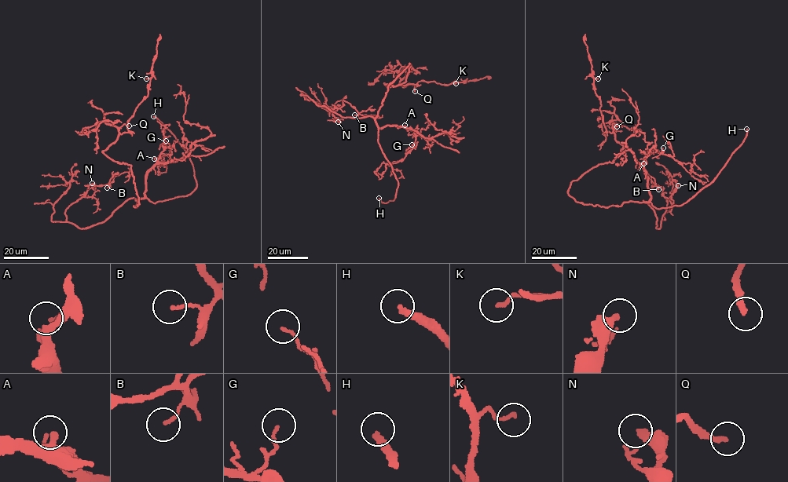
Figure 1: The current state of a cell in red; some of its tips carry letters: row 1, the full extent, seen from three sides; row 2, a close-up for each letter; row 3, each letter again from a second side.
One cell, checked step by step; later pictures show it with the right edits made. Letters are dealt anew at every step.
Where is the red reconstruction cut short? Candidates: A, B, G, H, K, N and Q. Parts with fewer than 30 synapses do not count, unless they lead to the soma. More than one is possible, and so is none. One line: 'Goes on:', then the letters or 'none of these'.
Goes on: A, H, Q

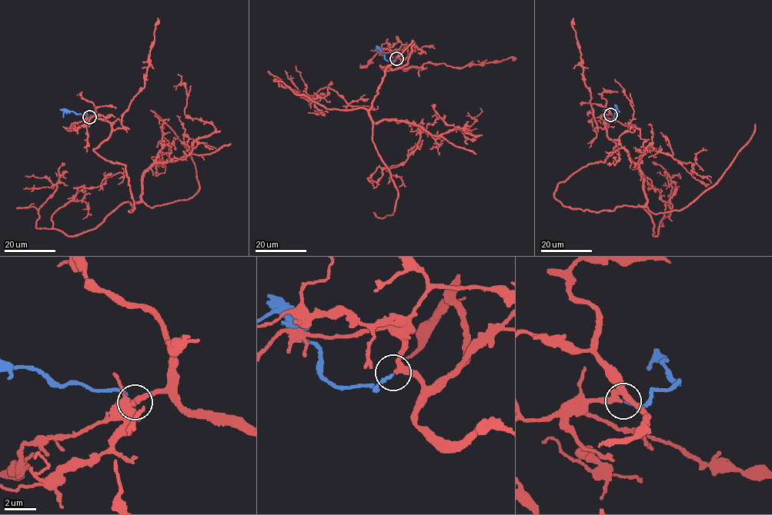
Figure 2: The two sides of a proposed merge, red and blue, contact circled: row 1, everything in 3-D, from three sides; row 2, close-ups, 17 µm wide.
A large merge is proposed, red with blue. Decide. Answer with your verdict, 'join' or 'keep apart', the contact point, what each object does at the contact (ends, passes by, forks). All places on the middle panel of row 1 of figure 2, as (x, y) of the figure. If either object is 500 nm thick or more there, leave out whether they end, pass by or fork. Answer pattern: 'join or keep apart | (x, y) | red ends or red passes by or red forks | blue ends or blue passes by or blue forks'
join | (396, 58) | red passes by | blue ends

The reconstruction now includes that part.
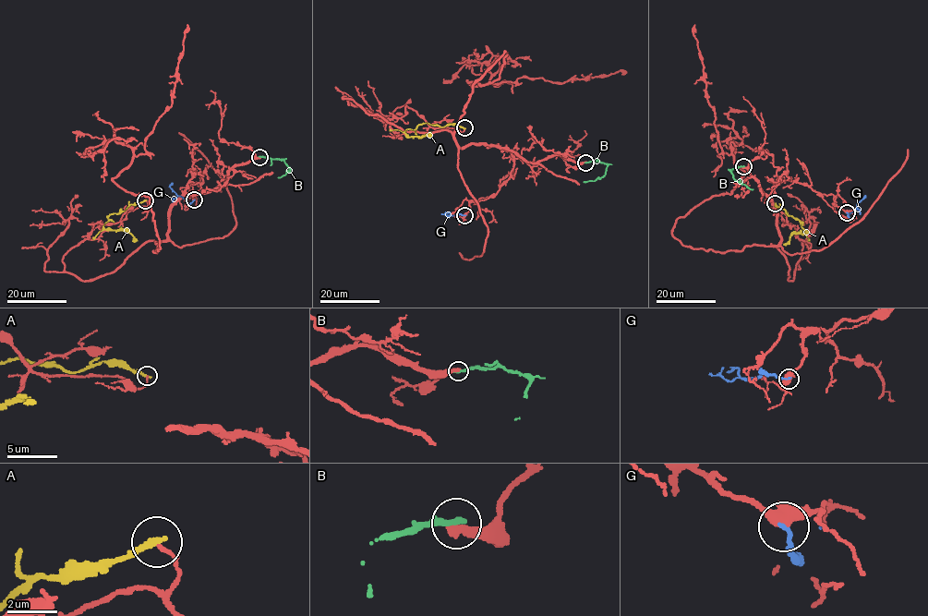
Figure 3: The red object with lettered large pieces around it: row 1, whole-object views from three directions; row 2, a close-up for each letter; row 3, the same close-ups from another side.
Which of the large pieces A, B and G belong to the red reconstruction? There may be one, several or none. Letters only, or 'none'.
none

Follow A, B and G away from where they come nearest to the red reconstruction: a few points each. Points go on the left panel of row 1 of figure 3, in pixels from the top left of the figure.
A: (145, 200), (130, 204), (117, 213), (111, 213), (103, 226), (111, 230), (126, 229), (134, 241)
B: (259, 157), (284, 162), (289, 171), (278, 177)
G: (194, 199), (187, 203), (173, 191), (170, 187), (173, 183)

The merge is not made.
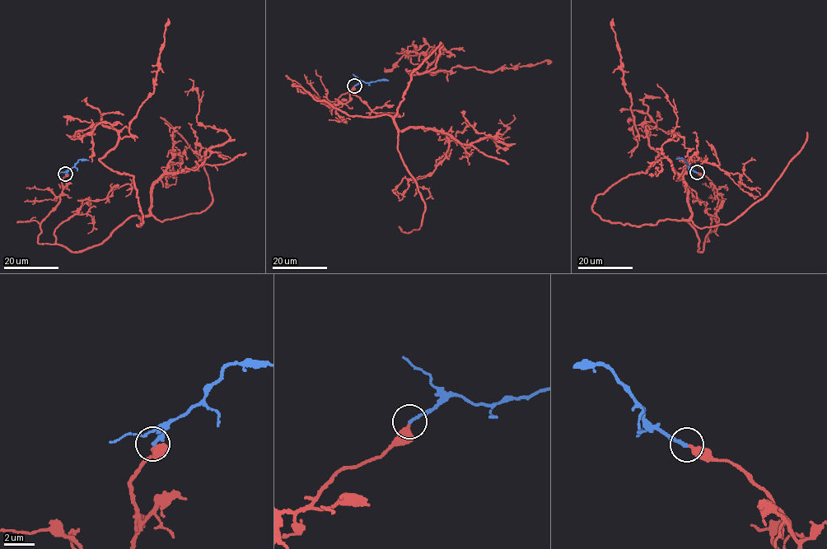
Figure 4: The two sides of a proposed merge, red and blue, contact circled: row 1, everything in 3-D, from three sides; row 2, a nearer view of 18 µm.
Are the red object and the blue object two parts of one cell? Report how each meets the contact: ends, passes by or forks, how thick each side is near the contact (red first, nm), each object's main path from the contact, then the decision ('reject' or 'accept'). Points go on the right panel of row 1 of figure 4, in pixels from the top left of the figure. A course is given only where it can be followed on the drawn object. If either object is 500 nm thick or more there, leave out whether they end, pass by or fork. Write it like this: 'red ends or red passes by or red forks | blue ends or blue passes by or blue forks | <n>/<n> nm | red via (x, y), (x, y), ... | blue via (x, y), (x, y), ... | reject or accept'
red ends | blue ends | 420/200 nm | red via (697, 173), (717, 190), (703, 251), (684, 219), (594, 211), (658, 153), (636, 129), (613, 18) | blue via (697, 173), (689, 169), (685, 160), (676, 159) | accept

